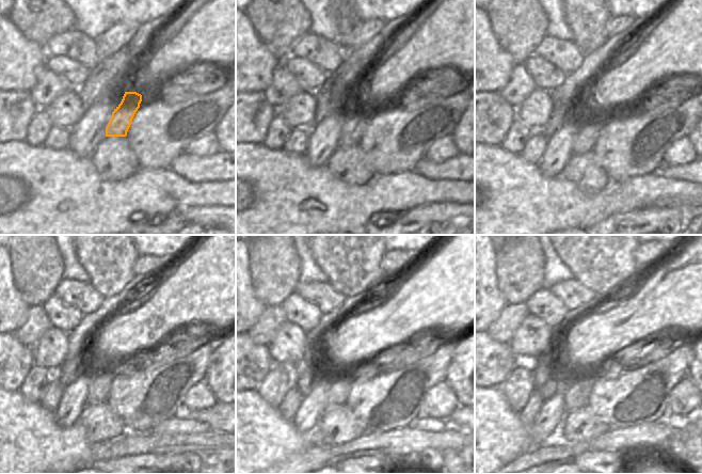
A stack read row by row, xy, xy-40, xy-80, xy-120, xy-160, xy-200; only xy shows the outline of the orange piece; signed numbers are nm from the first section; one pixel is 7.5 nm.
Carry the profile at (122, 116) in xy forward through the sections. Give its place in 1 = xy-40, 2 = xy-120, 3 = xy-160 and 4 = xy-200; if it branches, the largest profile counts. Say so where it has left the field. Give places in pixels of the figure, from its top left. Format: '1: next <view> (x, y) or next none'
1: next xy-40 (353, 127)
2: next xy-120 (99, 388)
3: next xy-160 (339, 388)
4: next xy-200 (577, 392)

